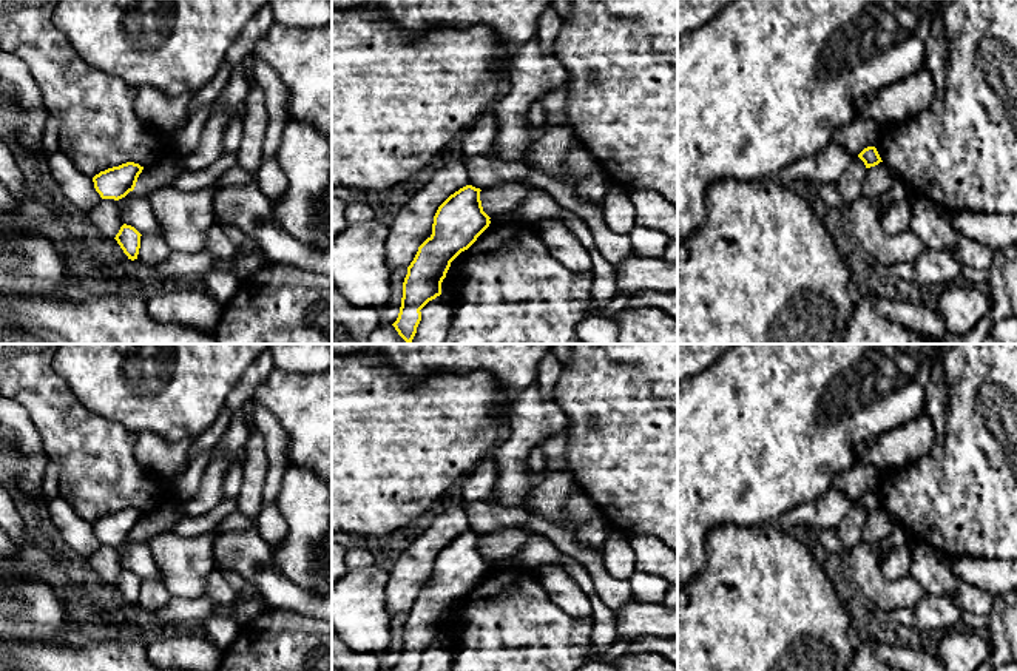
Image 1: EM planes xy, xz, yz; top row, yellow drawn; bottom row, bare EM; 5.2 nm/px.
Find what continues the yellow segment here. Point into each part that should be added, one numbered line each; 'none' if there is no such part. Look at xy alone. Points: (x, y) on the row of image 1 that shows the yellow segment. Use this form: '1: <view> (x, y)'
none

